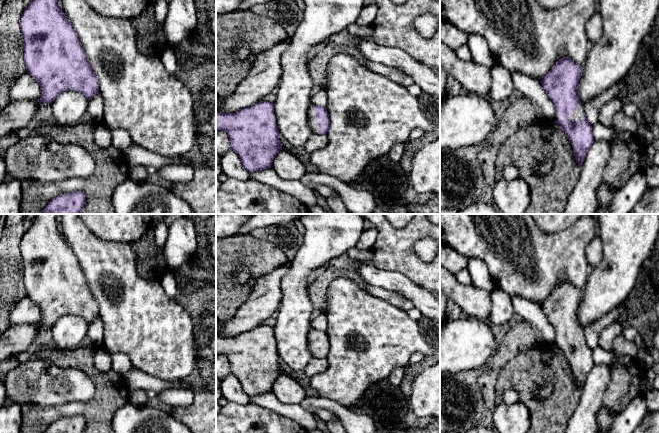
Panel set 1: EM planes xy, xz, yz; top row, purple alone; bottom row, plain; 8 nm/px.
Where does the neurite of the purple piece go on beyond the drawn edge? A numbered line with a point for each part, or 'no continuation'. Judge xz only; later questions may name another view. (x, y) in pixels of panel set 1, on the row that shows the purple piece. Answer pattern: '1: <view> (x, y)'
1: xz (313, 125)

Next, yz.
1: yz (578, 113)

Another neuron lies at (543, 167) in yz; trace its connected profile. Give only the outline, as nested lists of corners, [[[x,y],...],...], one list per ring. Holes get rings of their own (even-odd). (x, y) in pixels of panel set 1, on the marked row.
[[[543,160],[536,164],[535,166],[535,172],[538,175],[544,175],[551,171],[553,167],[553,161],[552,160]]]

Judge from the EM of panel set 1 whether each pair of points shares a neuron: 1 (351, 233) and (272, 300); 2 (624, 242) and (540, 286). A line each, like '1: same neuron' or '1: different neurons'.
1: different neurons
2: different neurons

